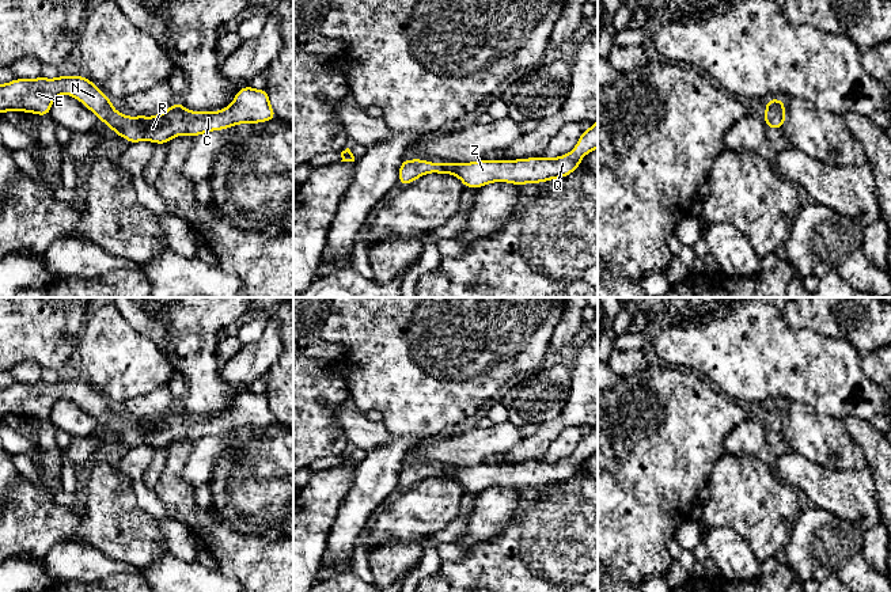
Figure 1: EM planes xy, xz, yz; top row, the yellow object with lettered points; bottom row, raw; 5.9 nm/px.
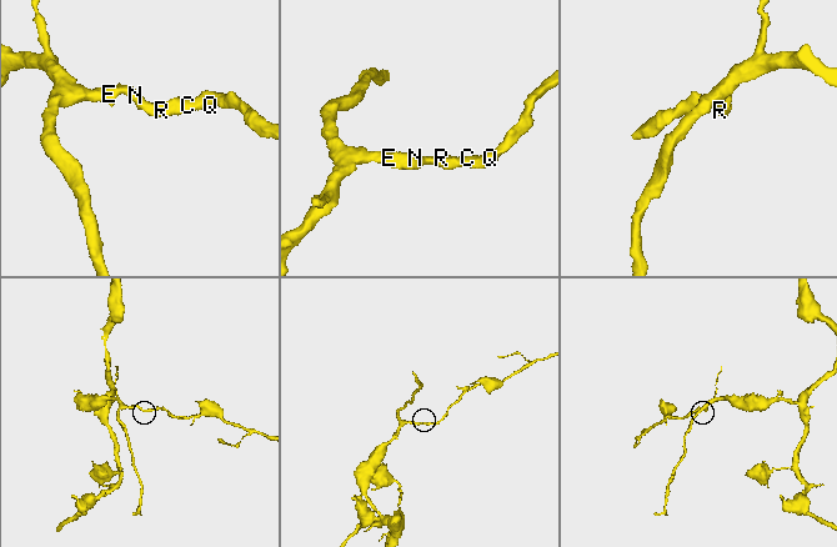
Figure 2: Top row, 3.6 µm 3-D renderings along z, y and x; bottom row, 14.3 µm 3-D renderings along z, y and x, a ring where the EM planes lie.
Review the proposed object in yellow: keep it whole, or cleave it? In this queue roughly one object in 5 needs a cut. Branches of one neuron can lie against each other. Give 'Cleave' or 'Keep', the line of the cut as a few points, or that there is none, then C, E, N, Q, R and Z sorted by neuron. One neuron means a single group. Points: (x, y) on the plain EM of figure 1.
Keep. No split. Groups: C E N Q R Z

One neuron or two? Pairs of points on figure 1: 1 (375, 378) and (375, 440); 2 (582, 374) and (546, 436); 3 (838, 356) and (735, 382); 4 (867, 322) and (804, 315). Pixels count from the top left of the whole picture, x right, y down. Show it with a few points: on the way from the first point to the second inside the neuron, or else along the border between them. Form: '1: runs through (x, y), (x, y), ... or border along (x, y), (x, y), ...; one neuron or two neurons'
1: border along (382, 421), (387, 441), (380, 448), (370, 451); two neurons
2: runs through (582, 389), (582, 401), (561, 421); one neuron
3: runs through (812, 361), (761, 363); one neuron
4: runs through (852, 315), (819, 315); one neuron

